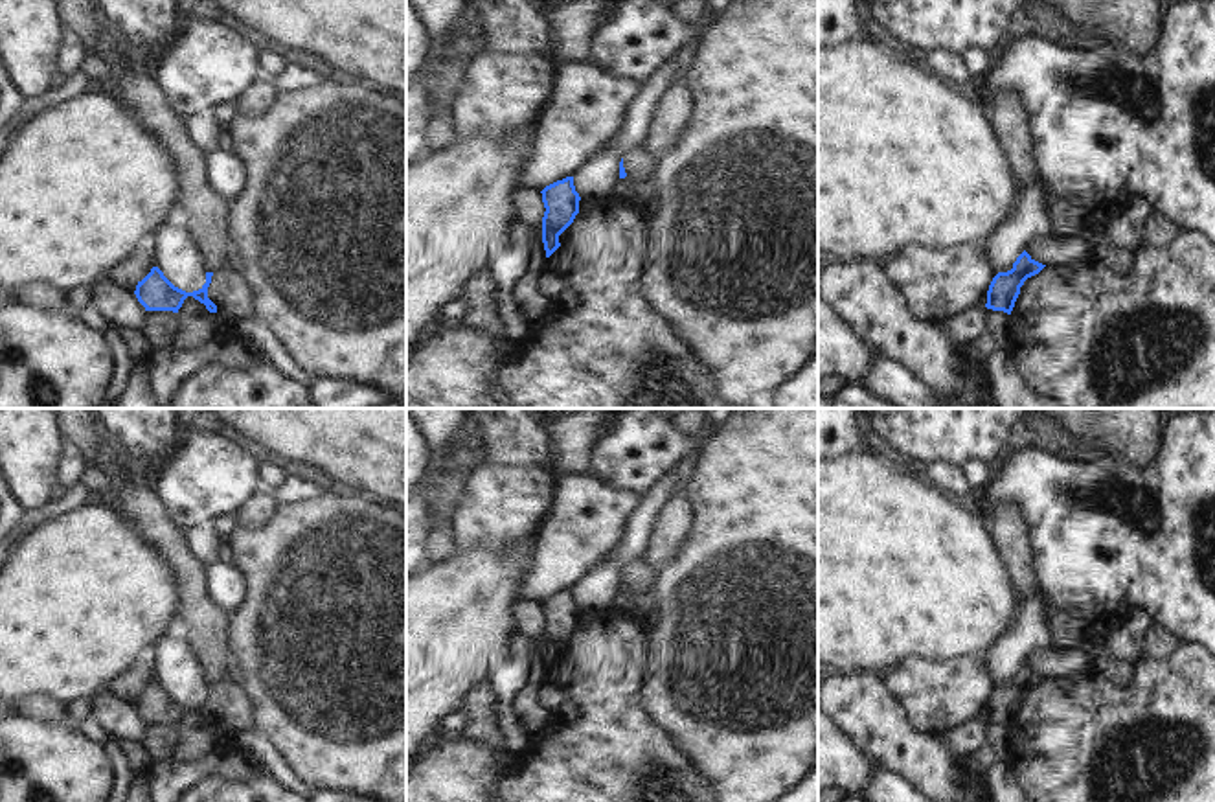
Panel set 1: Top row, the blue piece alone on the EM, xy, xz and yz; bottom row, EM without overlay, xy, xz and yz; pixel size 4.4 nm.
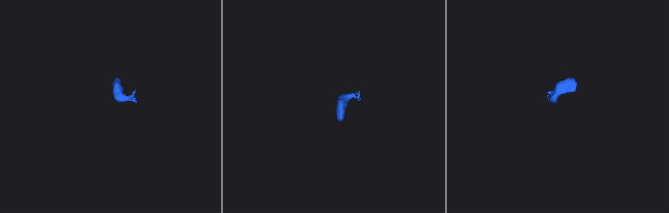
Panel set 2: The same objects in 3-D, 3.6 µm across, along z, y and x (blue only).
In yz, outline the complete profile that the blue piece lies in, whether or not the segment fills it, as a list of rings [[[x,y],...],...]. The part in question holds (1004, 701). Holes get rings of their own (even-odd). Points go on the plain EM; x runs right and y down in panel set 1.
[[[1026,662],[1016,670],[1013,681],[998,684],[987,703],[987,721],[1011,727],[1024,693],[1039,686],[1046,677],[1035,673]]]

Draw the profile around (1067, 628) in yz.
[[[1050,605],[1050,625],[1053,646],[1062,649],[1077,649],[1086,644],[1084,622],[1079,614]]]

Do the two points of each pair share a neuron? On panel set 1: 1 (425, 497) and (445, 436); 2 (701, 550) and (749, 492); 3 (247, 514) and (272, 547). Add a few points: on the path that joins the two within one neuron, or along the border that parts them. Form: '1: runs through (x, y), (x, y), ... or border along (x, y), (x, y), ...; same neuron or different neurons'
1: border along (467, 427), (438, 457); different neurons
2: runs through (715, 536), (745, 506); same neuron
3: border along (282, 503), (269, 521), (250, 527); different neurons

